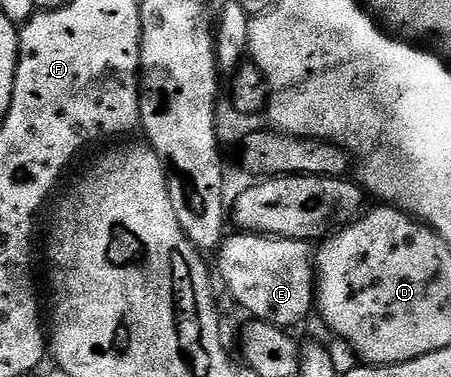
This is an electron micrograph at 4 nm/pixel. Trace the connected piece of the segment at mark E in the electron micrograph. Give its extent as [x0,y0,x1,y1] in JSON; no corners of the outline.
[215,231,314,330]

